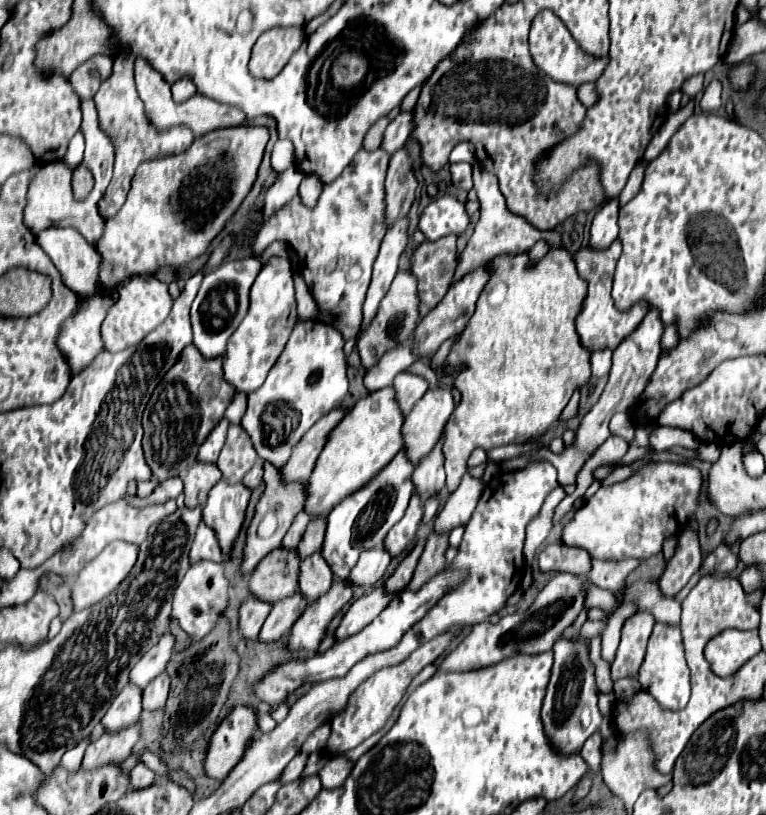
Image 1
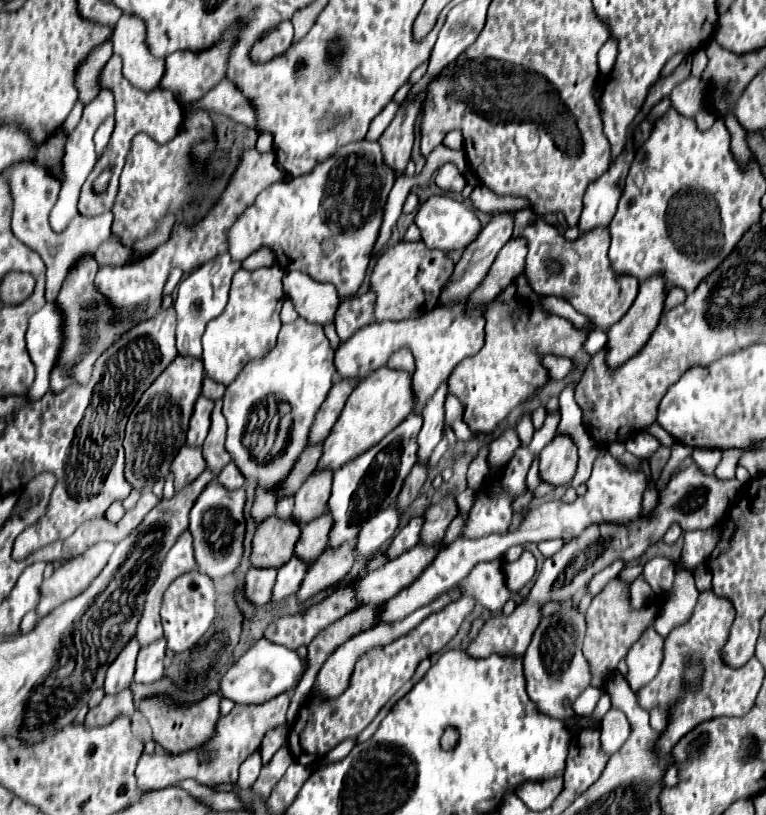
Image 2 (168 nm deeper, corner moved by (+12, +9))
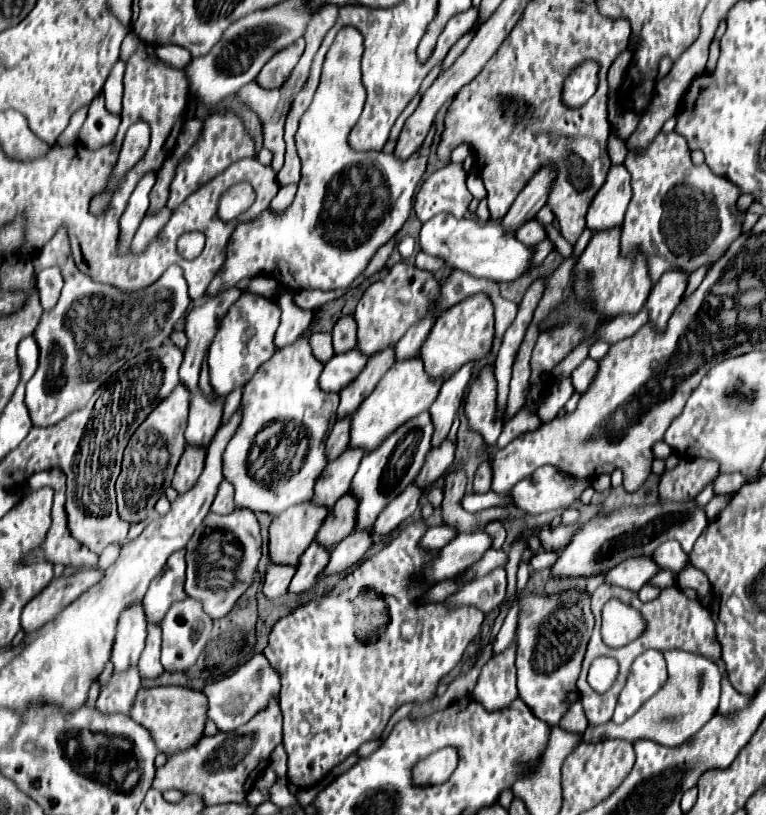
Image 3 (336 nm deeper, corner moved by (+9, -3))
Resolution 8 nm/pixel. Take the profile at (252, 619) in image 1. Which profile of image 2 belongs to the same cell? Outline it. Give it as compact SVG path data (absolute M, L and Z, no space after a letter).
M250 568L246 576L246 596L254 604L266 604L272 598L276 568Z

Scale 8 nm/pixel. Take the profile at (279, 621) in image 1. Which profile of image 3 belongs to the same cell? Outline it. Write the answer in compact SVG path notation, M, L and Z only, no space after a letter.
M311 544L303 556L299 558L299 564L297 564L297 572L289 584L289 592L291 594L301 594L305 590L309 590L317 576L323 572L323 568L327 566L329 562L329 550L321 548L319 544Z

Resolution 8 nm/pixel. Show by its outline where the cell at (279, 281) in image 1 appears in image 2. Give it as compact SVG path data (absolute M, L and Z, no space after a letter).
M278 266L258 268L252 272L240 268L234 274L228 306L206 326L202 338L202 362L208 378L228 386L248 360L264 356L276 344L280 332L280 308L284 304L282 276L284 272Z

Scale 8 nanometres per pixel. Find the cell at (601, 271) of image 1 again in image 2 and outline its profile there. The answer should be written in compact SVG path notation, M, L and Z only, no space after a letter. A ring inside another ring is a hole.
M518 210L514 212L514 236L528 240L528 258L526 258L526 280L532 292L536 290L556 290L556 296L568 300L580 314L592 320L598 328L608 330L616 324L632 306L638 280L634 276L620 276L612 270L608 260L610 246L610 230L594 228L590 232L582 232L576 242L568 242L558 234L558 230L542 220L542 216L534 214L534 210ZM550 262L558 262L562 268L550 270Z

